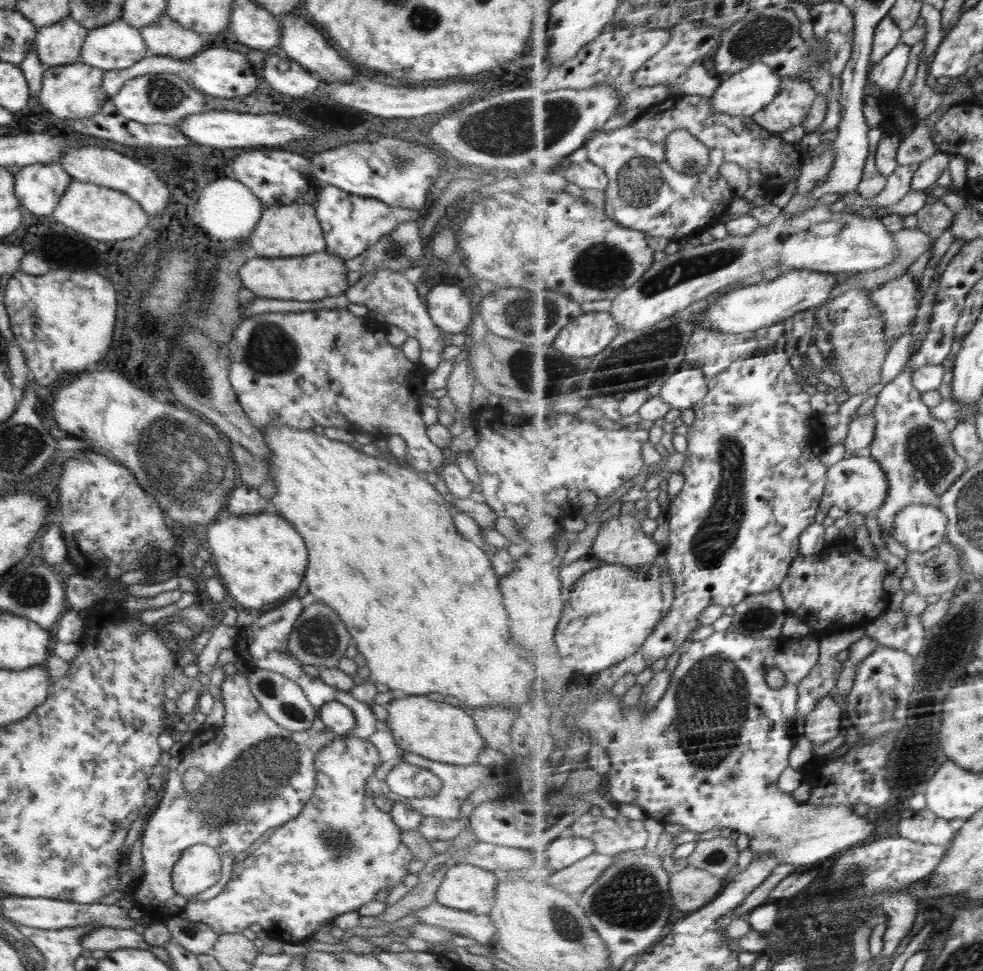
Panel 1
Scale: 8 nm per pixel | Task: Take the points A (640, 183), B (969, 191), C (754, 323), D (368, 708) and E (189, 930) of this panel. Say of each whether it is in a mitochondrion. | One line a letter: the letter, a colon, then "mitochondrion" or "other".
A: mitochondrion
B: other
C: other
D: other
E: mitochondrion

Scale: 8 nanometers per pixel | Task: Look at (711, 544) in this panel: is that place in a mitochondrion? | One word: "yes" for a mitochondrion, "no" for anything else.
yes

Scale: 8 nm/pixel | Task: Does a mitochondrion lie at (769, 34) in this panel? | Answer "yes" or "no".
yes

